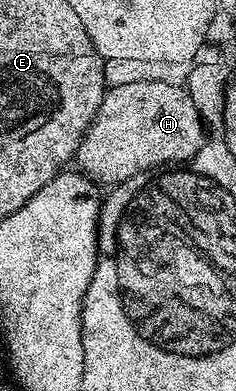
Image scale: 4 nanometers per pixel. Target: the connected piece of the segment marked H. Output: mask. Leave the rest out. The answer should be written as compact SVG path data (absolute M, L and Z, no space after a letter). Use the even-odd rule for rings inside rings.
M151 80L128 82L113 85L107 91L96 118L90 123L90 129L84 134L82 145L78 147L76 164L99 185L113 186L123 184L125 180L141 172L162 170L167 166L181 166L196 155L203 143L202 112L183 85Z

